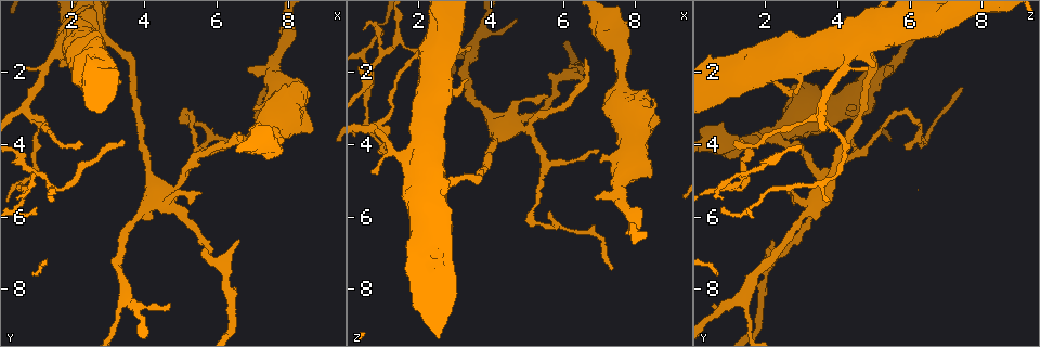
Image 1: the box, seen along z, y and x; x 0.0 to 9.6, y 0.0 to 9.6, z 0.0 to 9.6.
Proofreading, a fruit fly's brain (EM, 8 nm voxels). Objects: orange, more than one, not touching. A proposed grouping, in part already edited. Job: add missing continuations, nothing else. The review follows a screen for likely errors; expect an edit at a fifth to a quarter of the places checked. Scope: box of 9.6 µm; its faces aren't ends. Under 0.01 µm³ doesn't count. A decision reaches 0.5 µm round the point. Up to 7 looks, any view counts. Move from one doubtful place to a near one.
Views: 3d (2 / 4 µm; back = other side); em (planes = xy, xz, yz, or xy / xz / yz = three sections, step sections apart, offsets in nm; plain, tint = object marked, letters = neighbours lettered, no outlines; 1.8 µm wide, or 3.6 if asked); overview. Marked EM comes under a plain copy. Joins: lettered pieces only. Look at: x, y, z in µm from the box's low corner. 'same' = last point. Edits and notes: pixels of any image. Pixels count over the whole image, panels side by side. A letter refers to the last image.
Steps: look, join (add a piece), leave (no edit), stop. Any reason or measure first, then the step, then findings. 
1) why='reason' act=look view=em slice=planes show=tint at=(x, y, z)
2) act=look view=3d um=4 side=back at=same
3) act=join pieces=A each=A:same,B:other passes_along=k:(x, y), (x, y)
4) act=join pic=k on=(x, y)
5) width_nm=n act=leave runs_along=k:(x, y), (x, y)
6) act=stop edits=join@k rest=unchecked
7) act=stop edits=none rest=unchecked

why='long arm stops here' act=look view=em slice=xy step=8 show=letters at=(6.55, 3.70, 1.65)

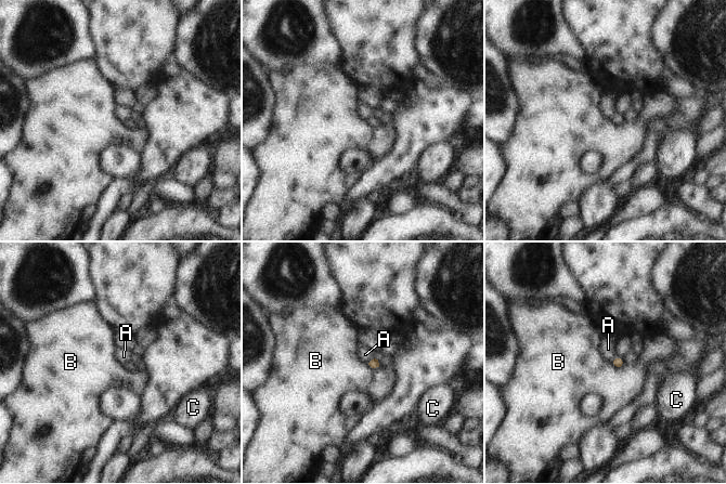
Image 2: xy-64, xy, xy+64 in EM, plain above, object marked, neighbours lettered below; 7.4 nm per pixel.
act=look view=em slice=planes show=letters at=same

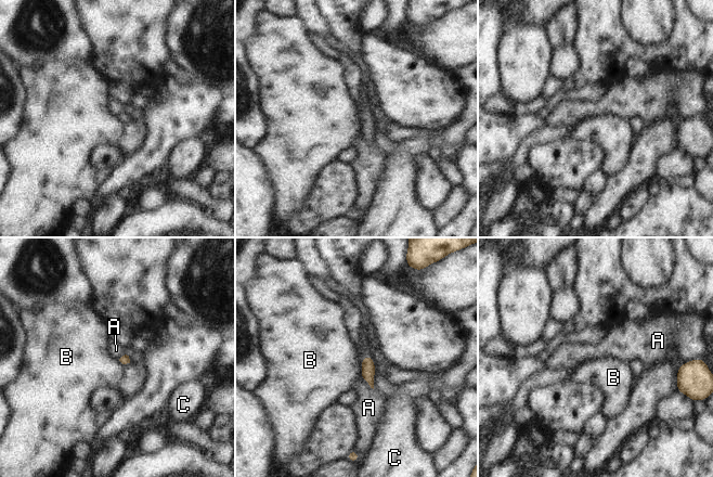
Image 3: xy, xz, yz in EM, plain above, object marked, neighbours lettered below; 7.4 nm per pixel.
act=leave each=A:other,B:other,C:other found='no lettered piece goes on from it'

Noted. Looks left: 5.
why='thin end' act=look view=em slice=xy step=8 show=letters at=(5.70, 4.10, 5.80)

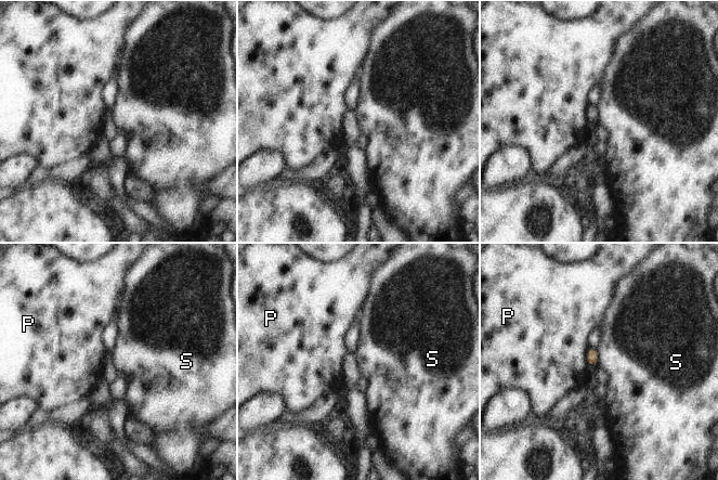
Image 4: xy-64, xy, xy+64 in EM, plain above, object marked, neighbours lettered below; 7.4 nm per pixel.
longest_contact=S:130nm act=leave each=P:other,S:other border=4:(596, 348), (597, 364) found='none of them fits'

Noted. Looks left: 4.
why='thin end' act=look view=em um=3.6 slice=planes show=letters at=(0.80, 2.00, 4.80)

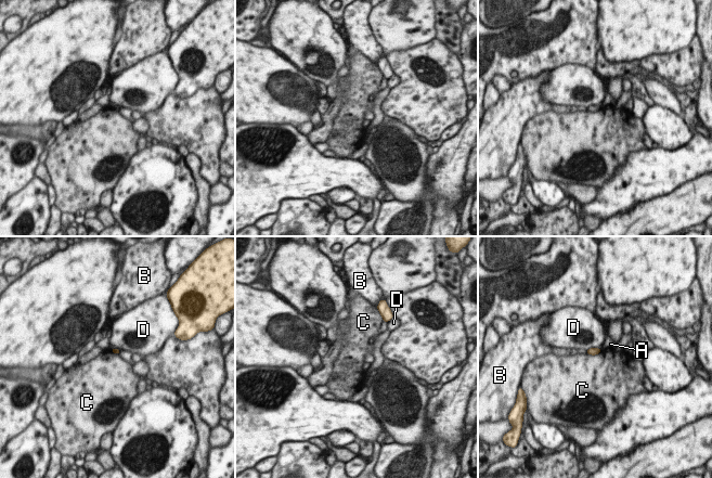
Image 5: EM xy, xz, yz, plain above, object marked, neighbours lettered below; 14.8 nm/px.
width_nm=90 act=leave each=A:other,B:other,C:other,D:other border=5:(599, 352), (594, 354), (585, 353) found='no lettered piece goes on from it'

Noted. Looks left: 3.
act=stop edits=none rest=unchecked

